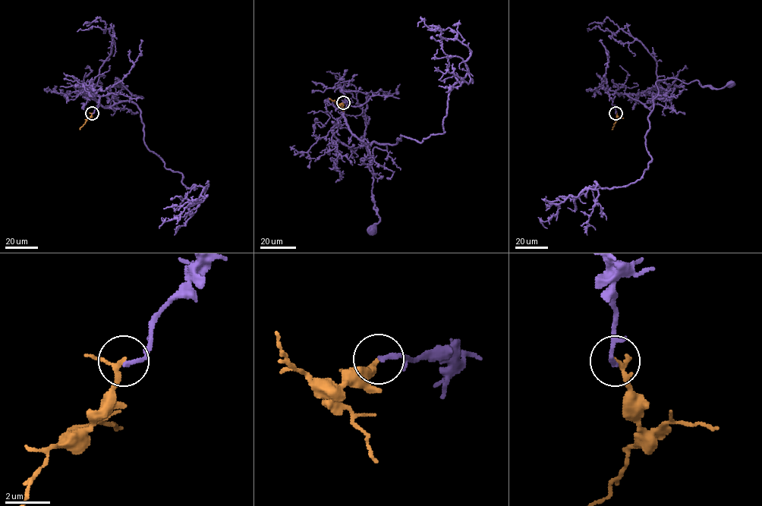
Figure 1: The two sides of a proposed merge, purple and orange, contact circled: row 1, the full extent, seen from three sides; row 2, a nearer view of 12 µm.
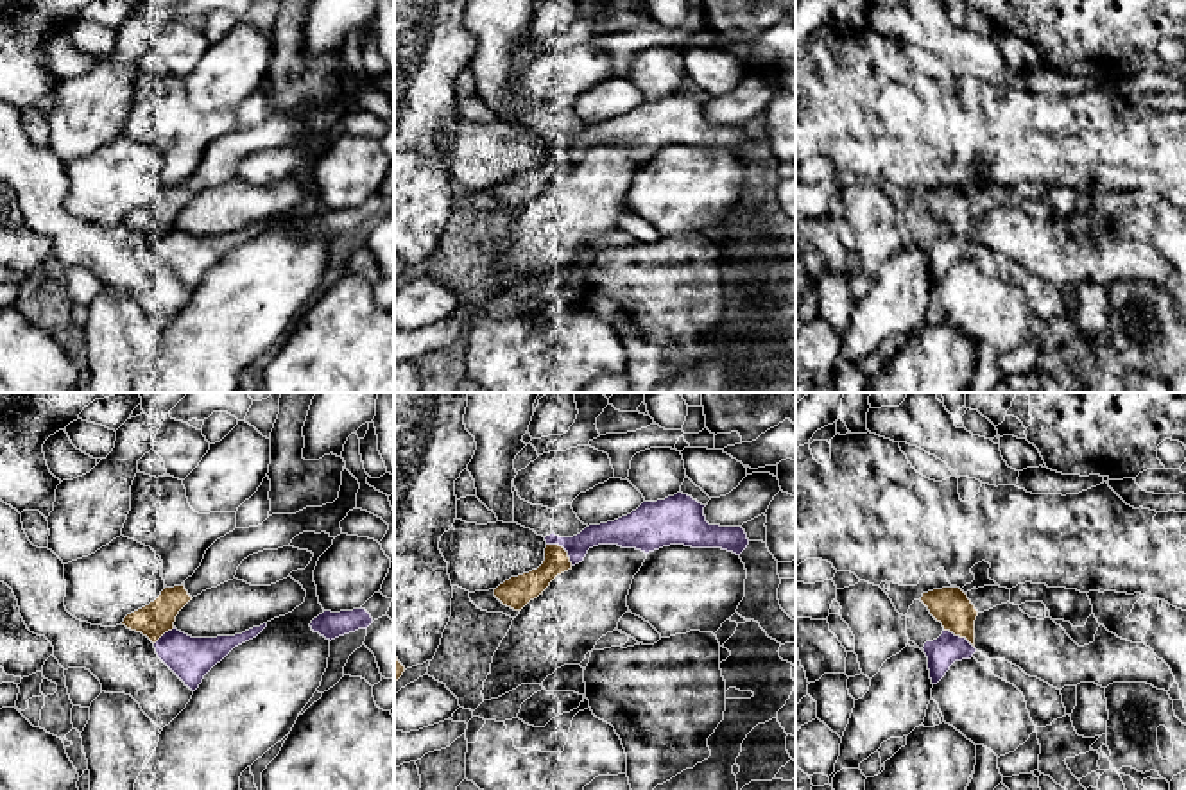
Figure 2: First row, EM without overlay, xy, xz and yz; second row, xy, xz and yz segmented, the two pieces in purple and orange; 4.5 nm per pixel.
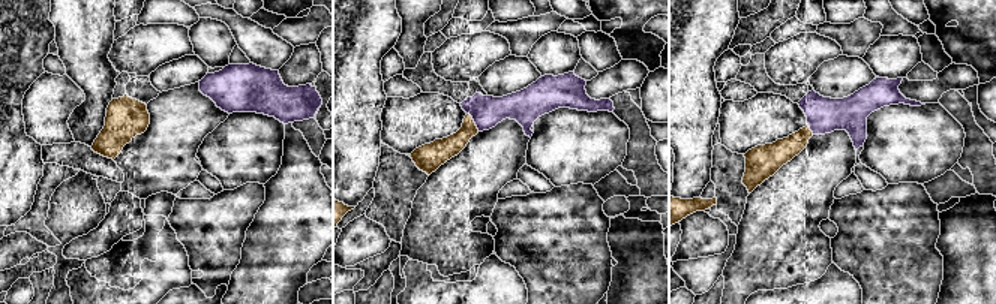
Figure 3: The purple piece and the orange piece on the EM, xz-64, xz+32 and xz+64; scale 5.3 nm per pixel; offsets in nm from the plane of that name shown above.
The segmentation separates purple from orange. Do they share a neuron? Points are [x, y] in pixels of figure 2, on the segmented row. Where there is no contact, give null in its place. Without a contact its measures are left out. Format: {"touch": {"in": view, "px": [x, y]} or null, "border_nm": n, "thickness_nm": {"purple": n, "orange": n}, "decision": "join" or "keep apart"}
{"touch": {"in": "xz", "px": [563, 547]}, "border_nm": 160, "thickness_nm": {"purple": 110, "orange": 120}, "decision": "keep apart"}

